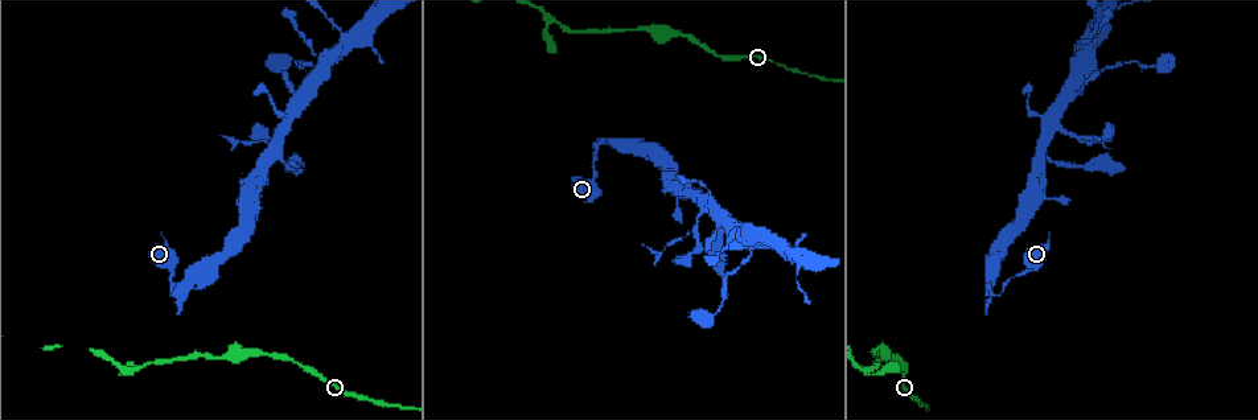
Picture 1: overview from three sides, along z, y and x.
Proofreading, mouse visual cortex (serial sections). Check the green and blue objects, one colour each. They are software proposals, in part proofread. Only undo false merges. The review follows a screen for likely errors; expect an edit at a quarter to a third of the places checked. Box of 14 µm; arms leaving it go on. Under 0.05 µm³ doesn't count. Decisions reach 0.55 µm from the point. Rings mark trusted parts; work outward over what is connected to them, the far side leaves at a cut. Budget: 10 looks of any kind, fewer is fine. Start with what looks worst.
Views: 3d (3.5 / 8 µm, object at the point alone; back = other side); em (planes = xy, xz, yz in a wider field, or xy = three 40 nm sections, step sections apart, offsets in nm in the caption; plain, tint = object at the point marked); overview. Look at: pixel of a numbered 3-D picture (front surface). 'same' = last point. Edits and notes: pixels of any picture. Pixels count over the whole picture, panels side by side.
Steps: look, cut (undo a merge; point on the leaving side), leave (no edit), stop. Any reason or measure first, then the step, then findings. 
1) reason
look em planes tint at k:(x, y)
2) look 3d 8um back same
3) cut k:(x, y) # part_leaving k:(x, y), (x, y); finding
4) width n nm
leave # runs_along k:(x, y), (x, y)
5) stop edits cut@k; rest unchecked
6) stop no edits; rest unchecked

abrupt turn
look 3d 8um back at 1:(865, 371)

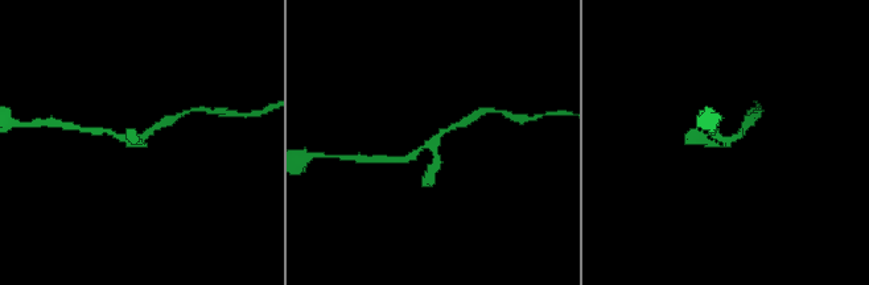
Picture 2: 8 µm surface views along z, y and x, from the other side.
look 3d 3.5um at 2:(125, 143)

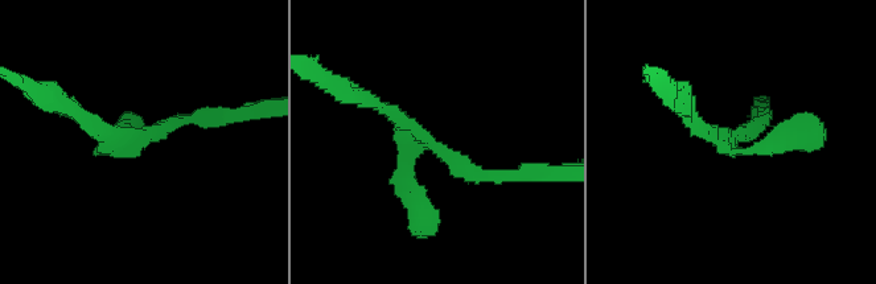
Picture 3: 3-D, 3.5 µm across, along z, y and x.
arms 3; arm_widths 150, 200, 200 nm; now the EM
look em xy step 5 tint at 3:(426, 141)

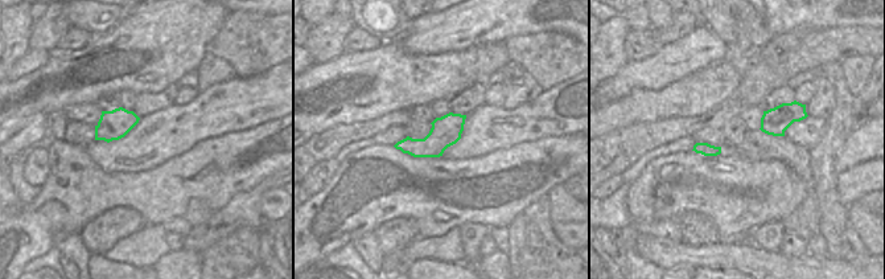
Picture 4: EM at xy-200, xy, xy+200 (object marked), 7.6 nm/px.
leave # runs_along 3:(204, 119), (115, 152), (119, 135); one cell here

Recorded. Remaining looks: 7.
sudden change in width
look 3d 3.5um back at 1:(989, 286)

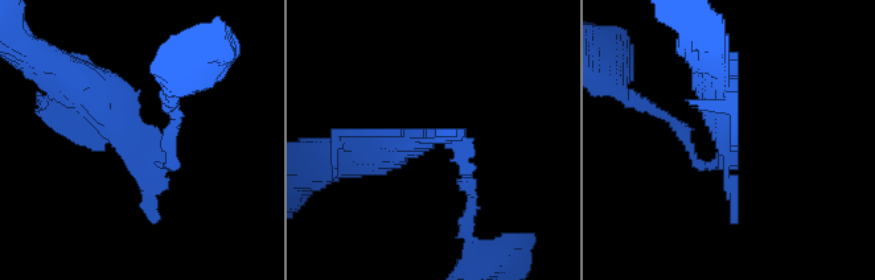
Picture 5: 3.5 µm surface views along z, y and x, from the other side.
shape alone is not enough
look em xy step 5 tint at 5:(725, 135)

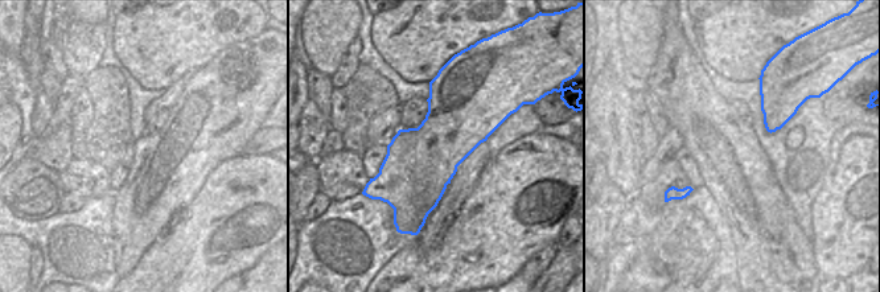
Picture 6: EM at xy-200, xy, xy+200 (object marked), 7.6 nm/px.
leave # runs_along 5:(169, 145), (169, 167), (68, 73); all the same cell

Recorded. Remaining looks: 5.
sharp bend
look 3d 3.5um at 1:(1049, 131)

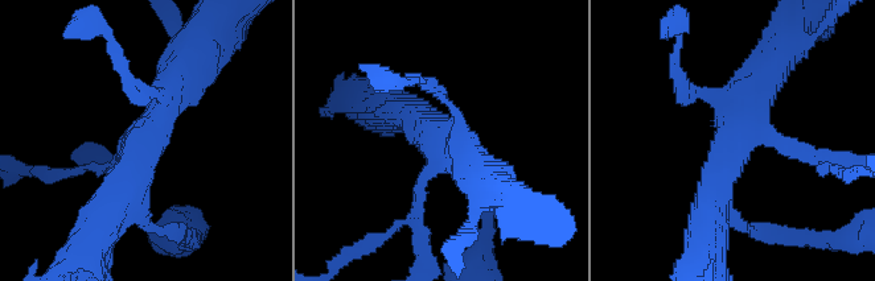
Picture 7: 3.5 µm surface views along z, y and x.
now the EM
look em xy step 1 tint at 7:(447, 138)

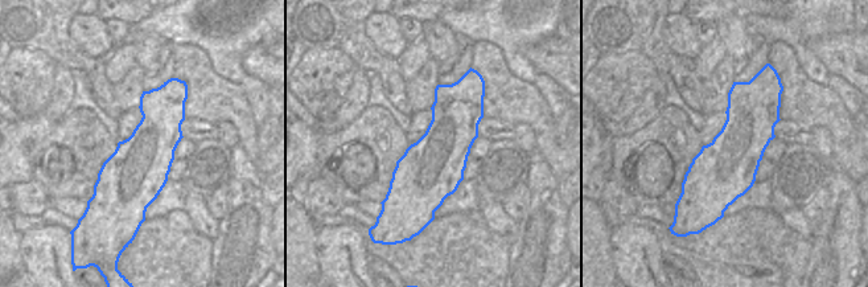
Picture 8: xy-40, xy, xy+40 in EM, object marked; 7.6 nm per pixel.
leave # runs_along 7:(109, 209), (185, 67); continuous, no second cell

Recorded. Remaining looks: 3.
four arms meet
look em planes tint at 1:(750, 245)

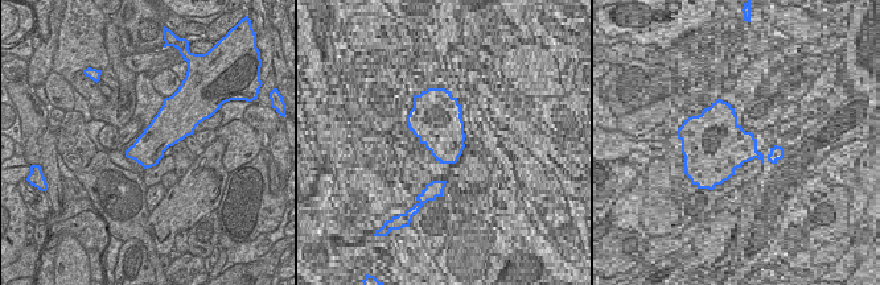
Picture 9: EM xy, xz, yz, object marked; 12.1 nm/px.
wider look
look 3d 3.5um same

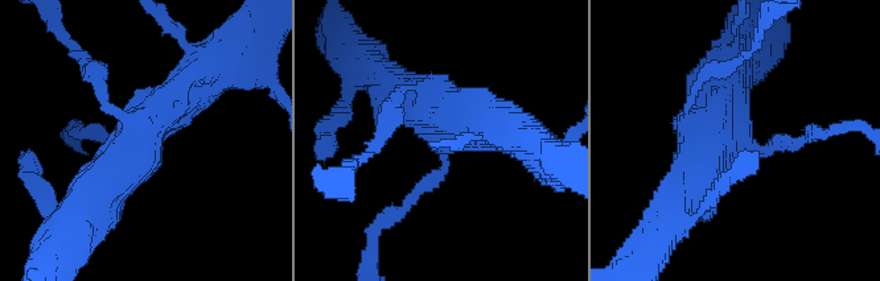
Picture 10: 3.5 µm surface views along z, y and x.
arm_widths 150, 150, 500, 600 nm
leave # runs_along 10:(91, 194), (209, 69); all the same cell

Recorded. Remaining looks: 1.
stop no edits; rest unchecked

